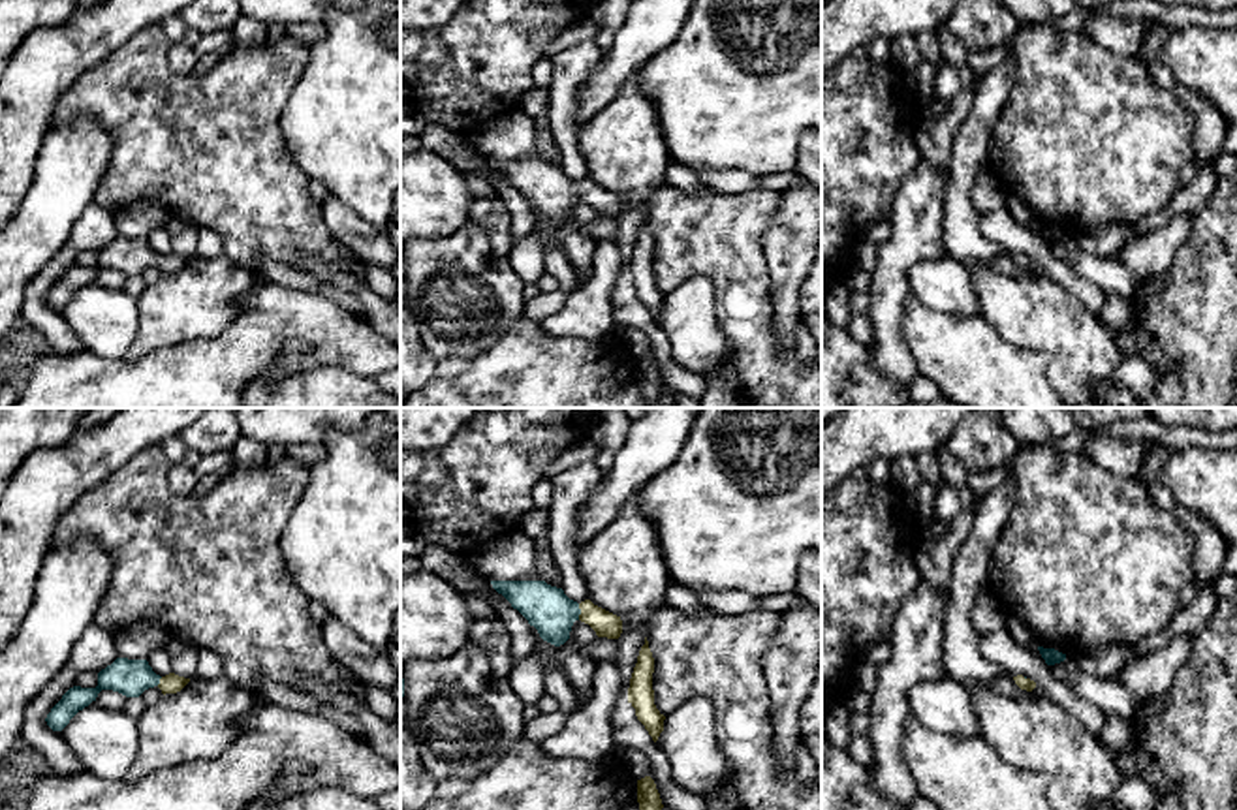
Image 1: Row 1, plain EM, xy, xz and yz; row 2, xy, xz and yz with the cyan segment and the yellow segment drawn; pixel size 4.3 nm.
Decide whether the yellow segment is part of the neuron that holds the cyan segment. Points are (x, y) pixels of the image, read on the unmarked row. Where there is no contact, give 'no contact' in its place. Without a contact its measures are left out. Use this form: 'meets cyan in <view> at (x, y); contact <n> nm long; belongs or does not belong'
meets cyan in xz at (579, 190); contact 70 nm long; belongs

